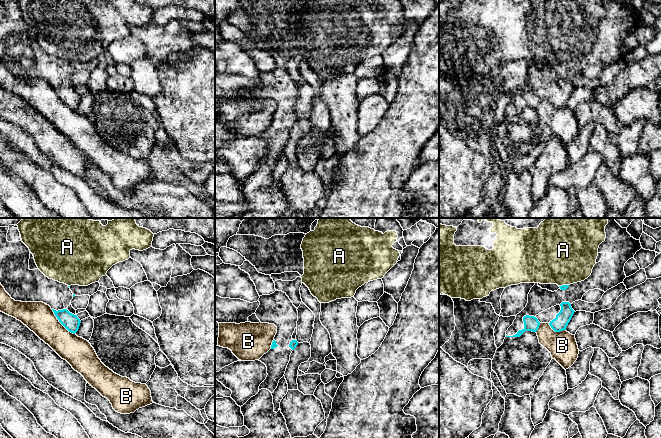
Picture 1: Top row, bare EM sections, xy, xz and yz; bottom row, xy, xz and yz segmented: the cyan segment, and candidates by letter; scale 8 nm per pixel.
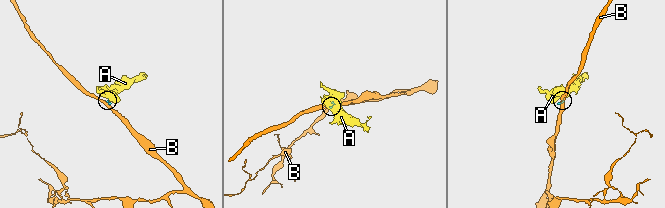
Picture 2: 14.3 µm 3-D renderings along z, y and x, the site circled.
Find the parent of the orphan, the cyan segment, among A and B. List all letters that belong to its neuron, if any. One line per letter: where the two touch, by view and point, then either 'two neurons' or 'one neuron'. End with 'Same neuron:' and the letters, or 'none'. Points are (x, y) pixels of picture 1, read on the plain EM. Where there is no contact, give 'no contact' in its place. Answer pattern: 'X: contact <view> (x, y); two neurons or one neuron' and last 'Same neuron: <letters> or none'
A: contact yz (563, 61); two neurons
B: contact xy (61, 99); two neurons
Same neuron: none

